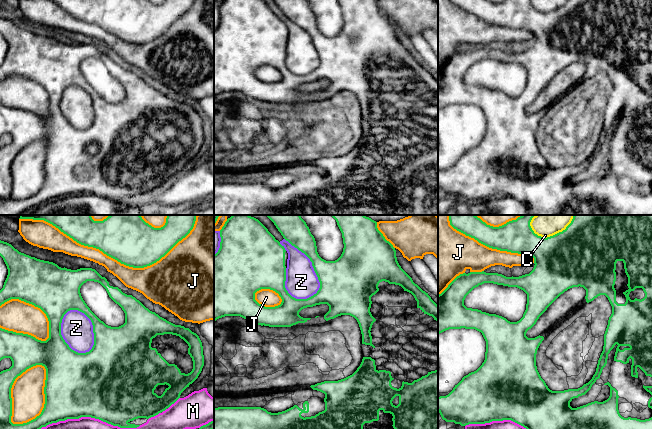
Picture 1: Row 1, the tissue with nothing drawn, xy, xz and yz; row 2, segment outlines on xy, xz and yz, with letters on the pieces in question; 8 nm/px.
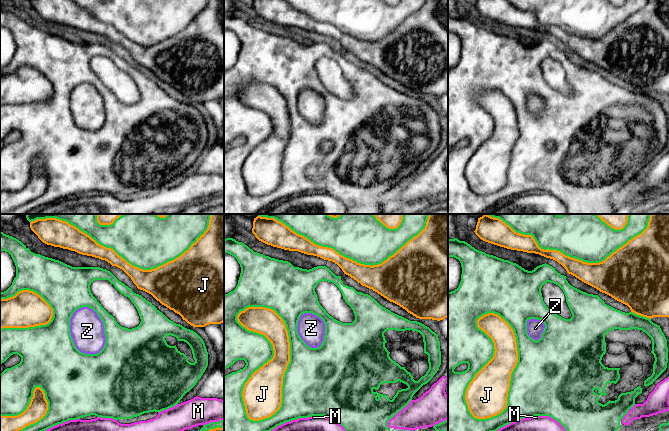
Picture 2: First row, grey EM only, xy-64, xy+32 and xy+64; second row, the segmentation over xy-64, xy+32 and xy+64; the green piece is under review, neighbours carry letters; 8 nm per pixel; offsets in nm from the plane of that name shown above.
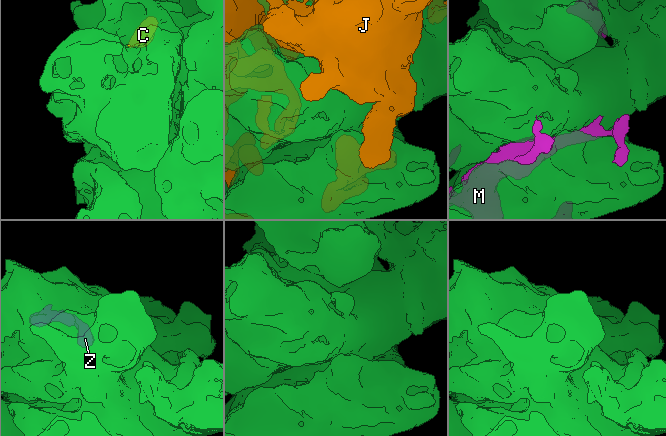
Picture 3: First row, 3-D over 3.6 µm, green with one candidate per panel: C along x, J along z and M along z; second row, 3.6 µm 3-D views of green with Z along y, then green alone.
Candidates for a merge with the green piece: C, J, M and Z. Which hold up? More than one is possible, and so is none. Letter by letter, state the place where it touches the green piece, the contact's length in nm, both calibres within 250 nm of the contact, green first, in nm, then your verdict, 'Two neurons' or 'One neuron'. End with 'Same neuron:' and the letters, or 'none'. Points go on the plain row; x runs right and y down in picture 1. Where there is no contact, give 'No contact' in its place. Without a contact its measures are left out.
C: Touches green at yz (548, 13). Shared border 320 nm. Thickness 460 nm (green) against 110 nm. Two neurons
J: Touches green at xy (10, 165). Shared border 550 nm. Thickness 160 nm (green) against 260 nm. Two neurons
M: Touches green at xy (87, 192). Shared border 850 nm. Thickness 500 nm (green) against 340 nm. Two neurons
Z: Touches green at xz (313, 43). Shared border 550 nm. Thickness 340 nm (green) against 260 nm. Two neurons
Same neuron: none

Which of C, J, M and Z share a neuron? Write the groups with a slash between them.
C J Z / M

